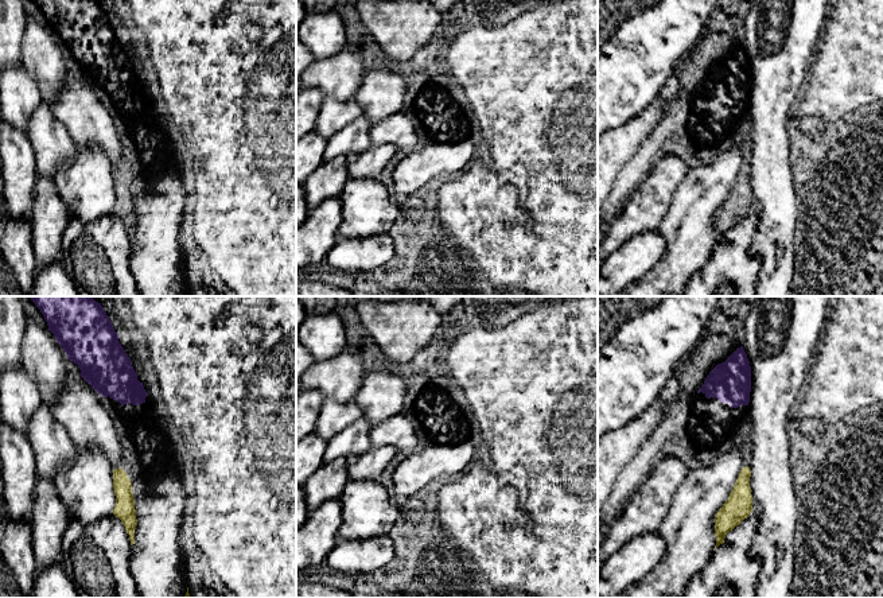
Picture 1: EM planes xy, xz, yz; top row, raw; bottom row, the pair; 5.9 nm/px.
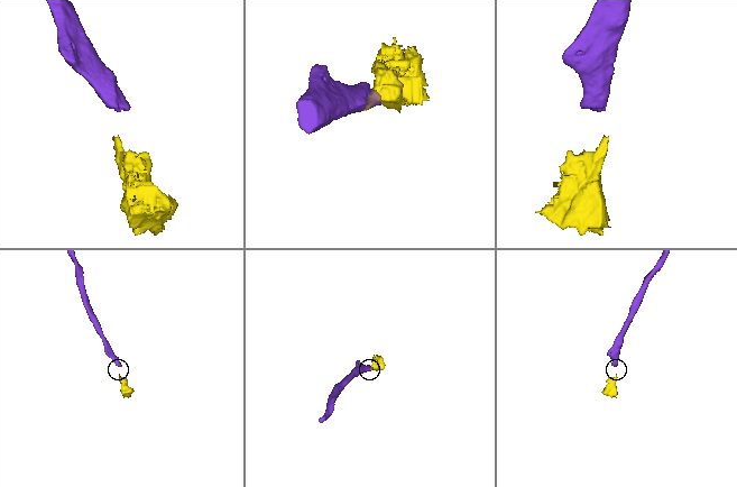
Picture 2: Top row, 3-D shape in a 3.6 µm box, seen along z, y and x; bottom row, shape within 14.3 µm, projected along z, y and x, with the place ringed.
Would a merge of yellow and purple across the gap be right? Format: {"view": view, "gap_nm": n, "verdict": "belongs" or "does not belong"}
{"view": "yz", "gap_nm": 360, "verdict": "belongs"}

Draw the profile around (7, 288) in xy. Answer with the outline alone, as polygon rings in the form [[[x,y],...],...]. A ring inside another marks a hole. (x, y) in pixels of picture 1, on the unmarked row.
[[[0,268],[0,296],[19,296],[15,284],[7,276],[5,271]]]

